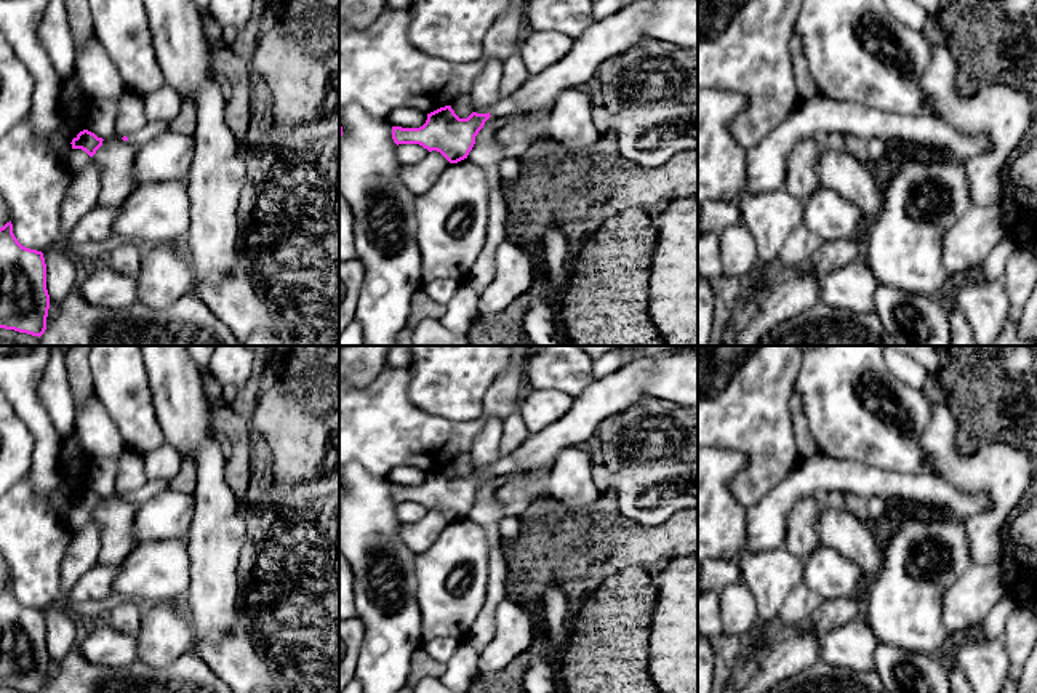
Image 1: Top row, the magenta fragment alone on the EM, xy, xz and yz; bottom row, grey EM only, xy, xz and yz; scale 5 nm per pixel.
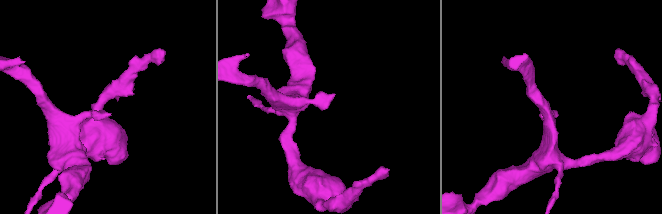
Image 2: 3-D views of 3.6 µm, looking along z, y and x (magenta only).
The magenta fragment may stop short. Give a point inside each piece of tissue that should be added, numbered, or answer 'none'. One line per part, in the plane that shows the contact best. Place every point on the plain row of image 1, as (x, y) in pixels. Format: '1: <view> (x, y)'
1: xy (152, 487)

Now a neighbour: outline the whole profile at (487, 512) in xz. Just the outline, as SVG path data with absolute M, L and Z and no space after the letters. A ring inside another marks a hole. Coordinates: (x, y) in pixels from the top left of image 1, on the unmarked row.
M490 475L475 495L475 503L467 517L486 535L490 544L490 581L485 603L464 637L478 653L483 651L494 637L494 615L498 605L507 599L507 555L506 544L499 536L499 522L506 517L496 490L490 487Z

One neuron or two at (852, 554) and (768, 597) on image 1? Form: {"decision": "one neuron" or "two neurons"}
{"decision": "two neurons"}

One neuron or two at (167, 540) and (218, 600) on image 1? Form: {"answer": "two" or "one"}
{"answer": "two"}

